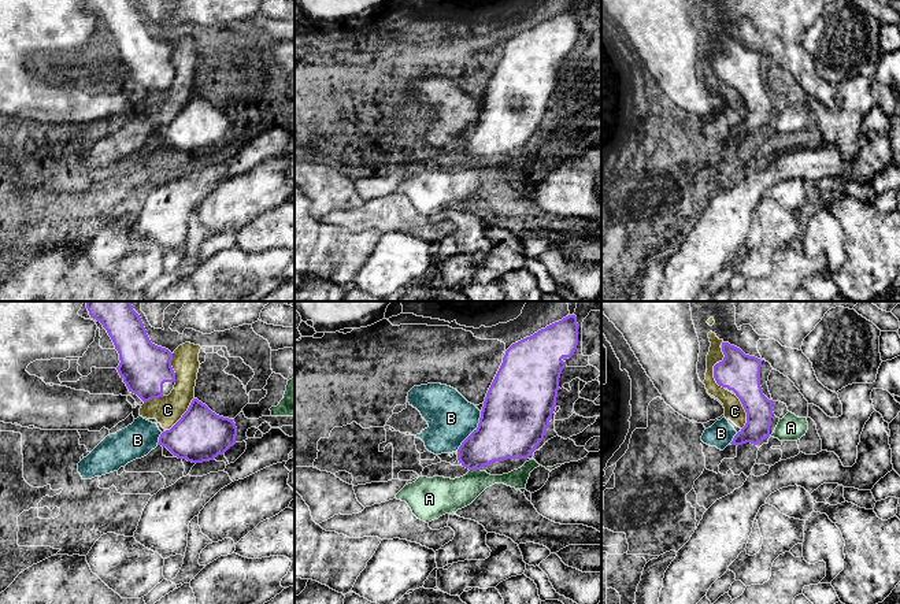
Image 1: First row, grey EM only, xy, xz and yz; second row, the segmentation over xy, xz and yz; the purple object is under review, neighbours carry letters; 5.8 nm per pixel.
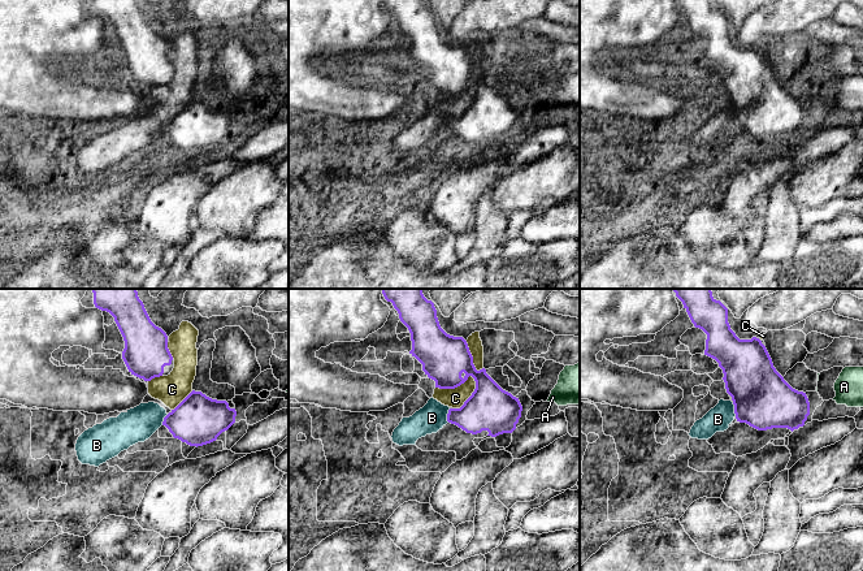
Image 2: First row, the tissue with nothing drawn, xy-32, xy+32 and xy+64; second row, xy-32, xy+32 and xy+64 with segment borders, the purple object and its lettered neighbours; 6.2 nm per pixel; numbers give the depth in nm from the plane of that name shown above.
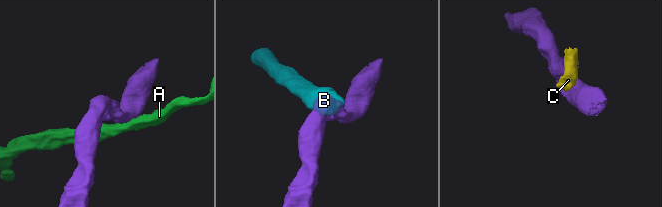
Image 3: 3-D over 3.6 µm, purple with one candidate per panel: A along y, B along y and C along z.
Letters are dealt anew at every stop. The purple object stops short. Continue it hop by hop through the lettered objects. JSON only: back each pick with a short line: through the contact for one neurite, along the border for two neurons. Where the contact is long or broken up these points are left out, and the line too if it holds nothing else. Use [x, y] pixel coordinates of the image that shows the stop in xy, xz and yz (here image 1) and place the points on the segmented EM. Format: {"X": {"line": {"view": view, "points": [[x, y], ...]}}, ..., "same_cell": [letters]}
{"same_cell": []}

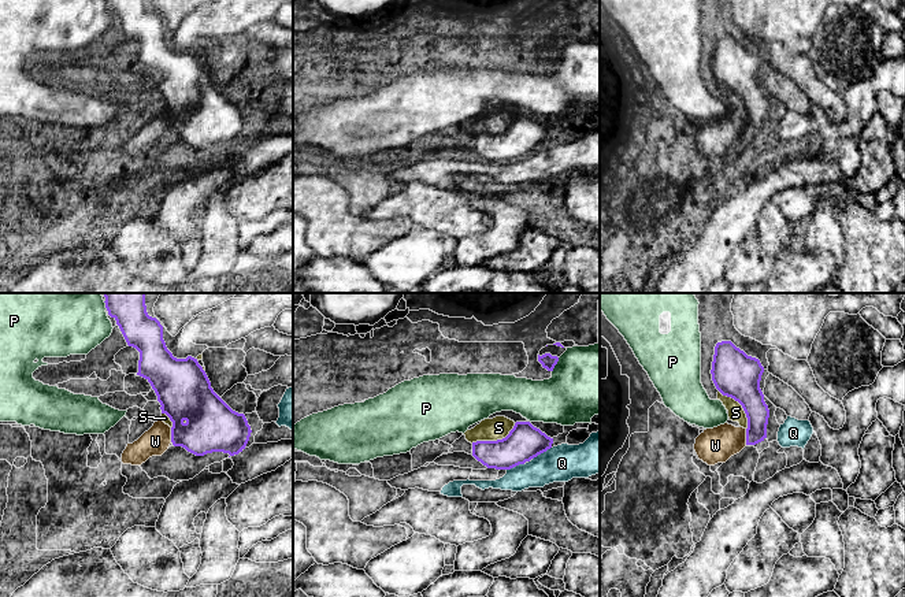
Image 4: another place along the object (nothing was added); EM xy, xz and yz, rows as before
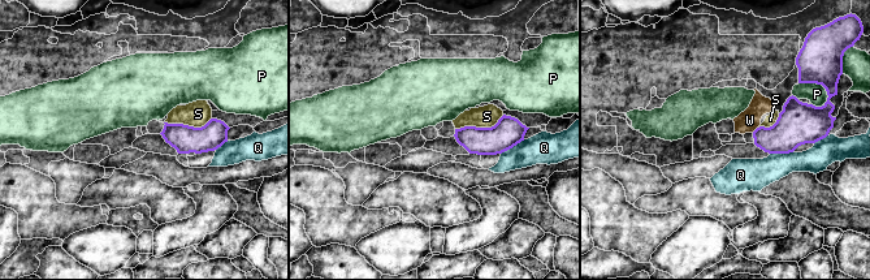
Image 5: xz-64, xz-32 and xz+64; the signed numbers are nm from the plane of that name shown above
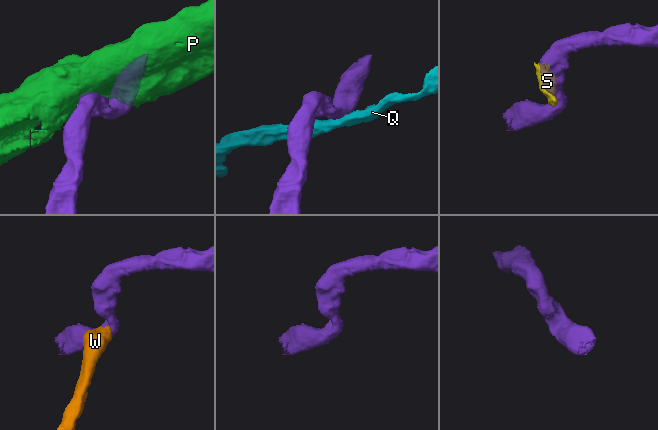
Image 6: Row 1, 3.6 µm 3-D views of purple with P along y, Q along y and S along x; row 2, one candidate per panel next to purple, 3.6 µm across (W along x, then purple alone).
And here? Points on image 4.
{"same_cell": []}

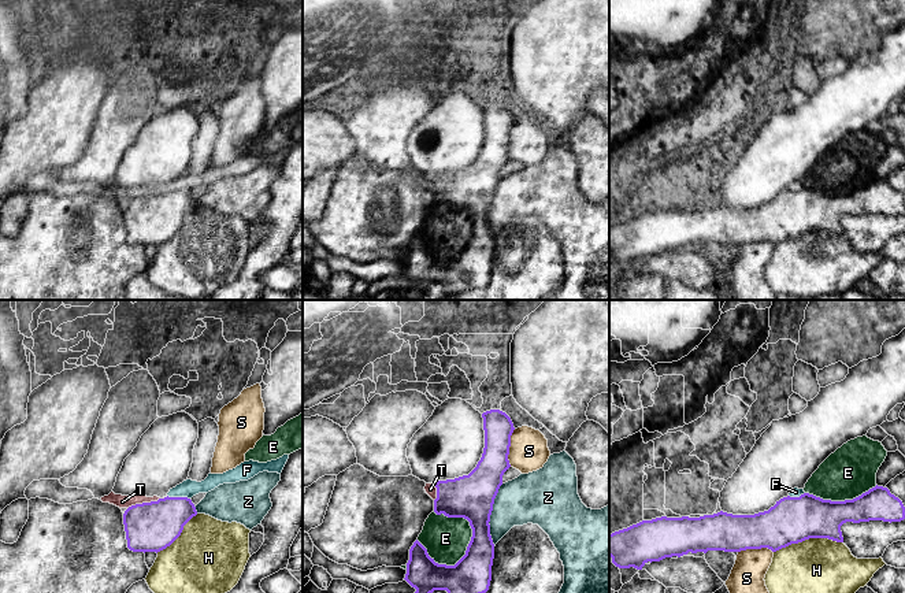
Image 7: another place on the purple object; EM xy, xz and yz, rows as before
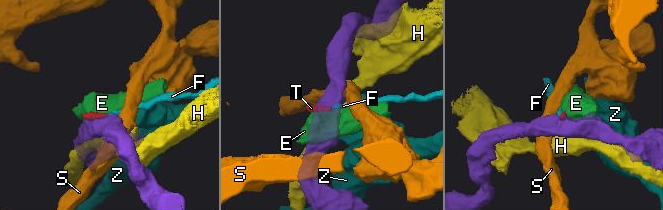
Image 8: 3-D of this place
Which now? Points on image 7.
{"same_cell": []}

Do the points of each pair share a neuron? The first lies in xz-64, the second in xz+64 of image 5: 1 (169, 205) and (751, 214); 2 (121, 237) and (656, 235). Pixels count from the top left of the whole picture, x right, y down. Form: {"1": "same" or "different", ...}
{"1": "same", "2": "different"}

